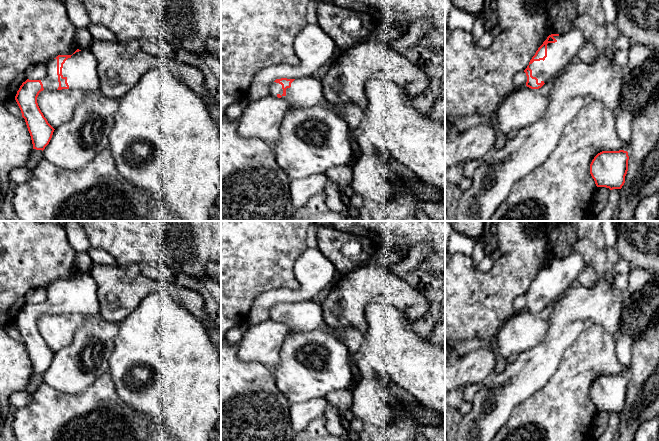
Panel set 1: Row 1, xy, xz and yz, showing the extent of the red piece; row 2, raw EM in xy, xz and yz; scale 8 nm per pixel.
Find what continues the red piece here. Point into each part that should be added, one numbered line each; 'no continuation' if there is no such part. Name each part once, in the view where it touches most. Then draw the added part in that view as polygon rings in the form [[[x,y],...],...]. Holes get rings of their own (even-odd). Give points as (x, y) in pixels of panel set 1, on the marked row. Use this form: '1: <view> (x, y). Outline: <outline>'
1: yz (560, 54). Outline: [[[574,26],[566,33],[553,37],[557,41],[547,44],[545,60],[534,61],[529,65],[532,76],[538,79],[538,83],[542,81],[547,83],[560,75],[574,60],[576,54],[586,42],[583,33]]]

